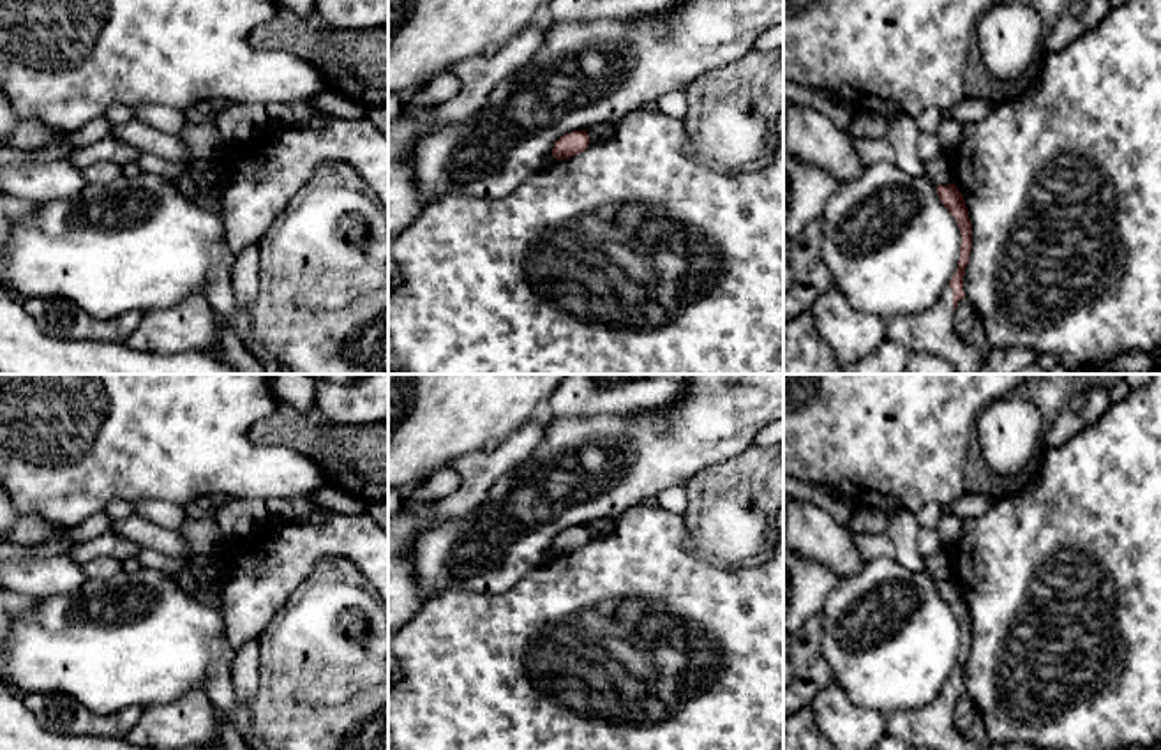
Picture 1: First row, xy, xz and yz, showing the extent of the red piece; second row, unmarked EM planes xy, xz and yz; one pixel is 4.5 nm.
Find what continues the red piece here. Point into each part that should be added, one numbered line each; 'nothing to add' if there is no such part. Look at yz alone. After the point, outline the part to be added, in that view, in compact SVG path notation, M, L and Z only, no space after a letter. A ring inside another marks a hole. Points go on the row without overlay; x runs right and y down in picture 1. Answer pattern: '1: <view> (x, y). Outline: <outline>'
1: yz (932, 726). Outline: M948 681L933 702L921 709L896 711L888 716L886 734L914 748L986 750L953 724L953 685Z

